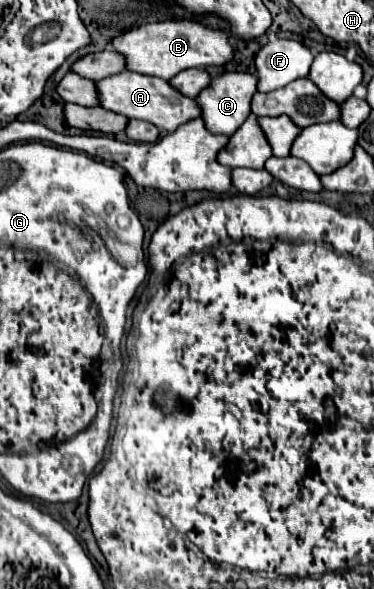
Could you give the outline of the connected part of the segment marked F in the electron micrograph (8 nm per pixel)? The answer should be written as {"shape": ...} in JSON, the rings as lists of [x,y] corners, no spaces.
{"shape":[[[294,39],[268,41],[256,55],[258,91],[268,93],[288,85],[294,79],[308,77],[314,55]]]}

